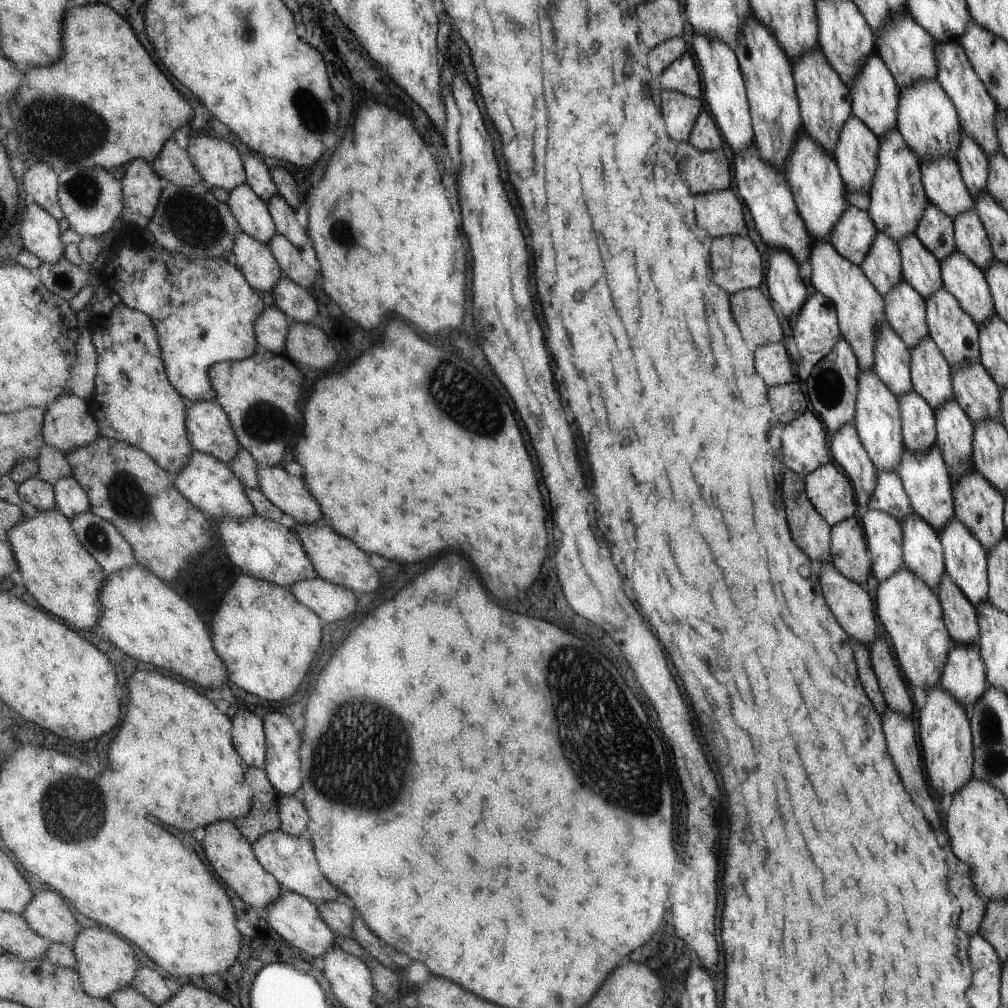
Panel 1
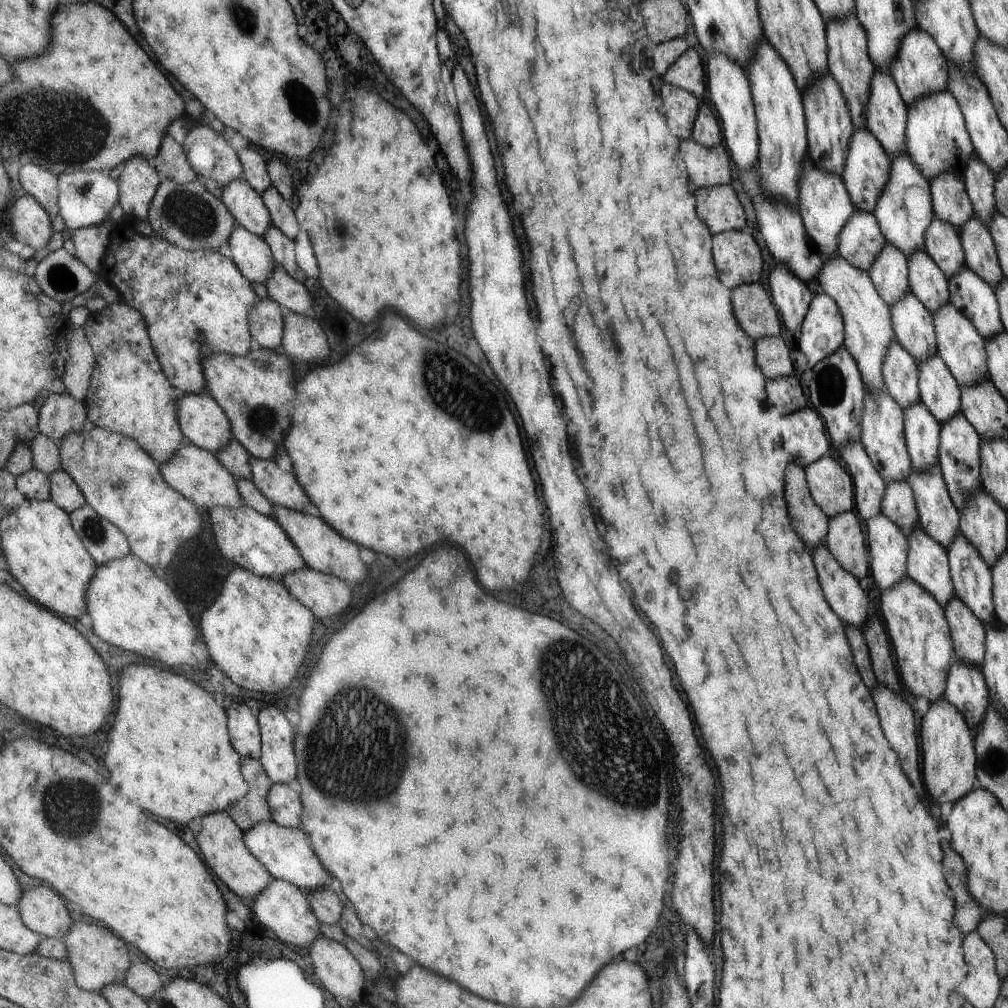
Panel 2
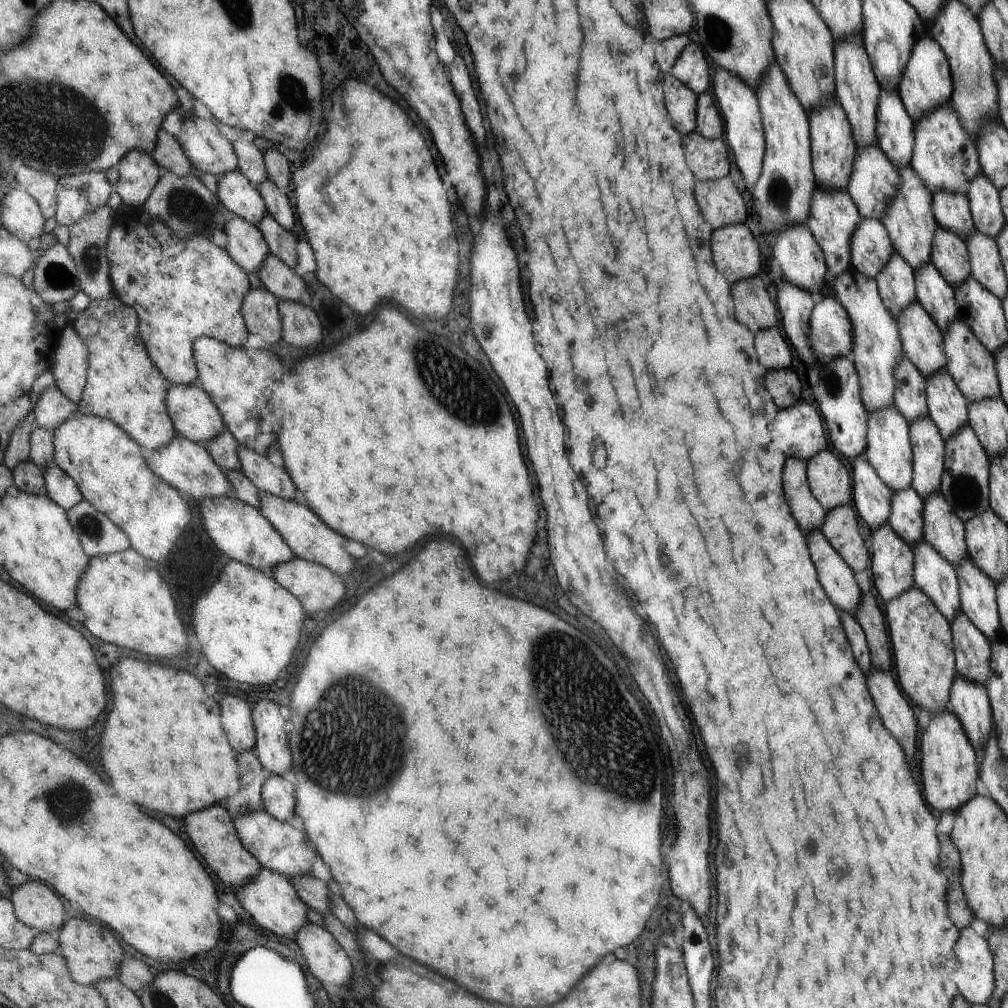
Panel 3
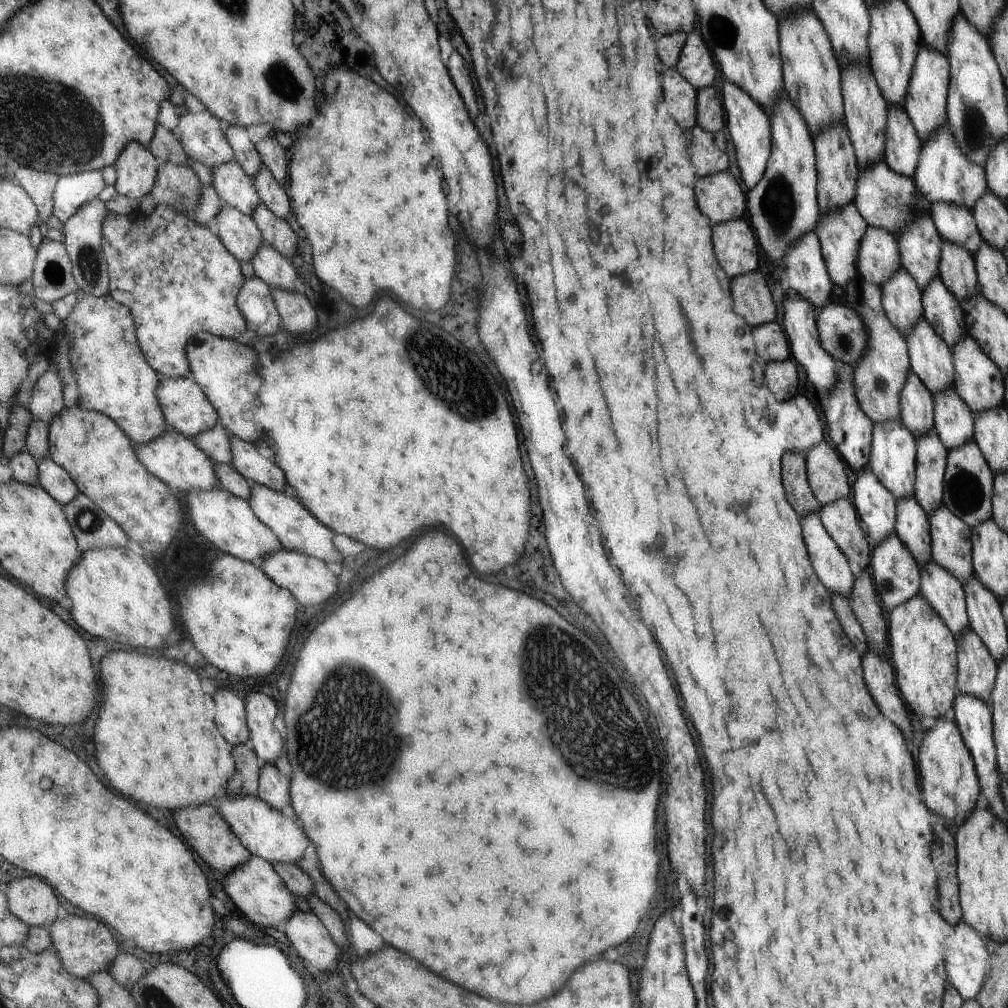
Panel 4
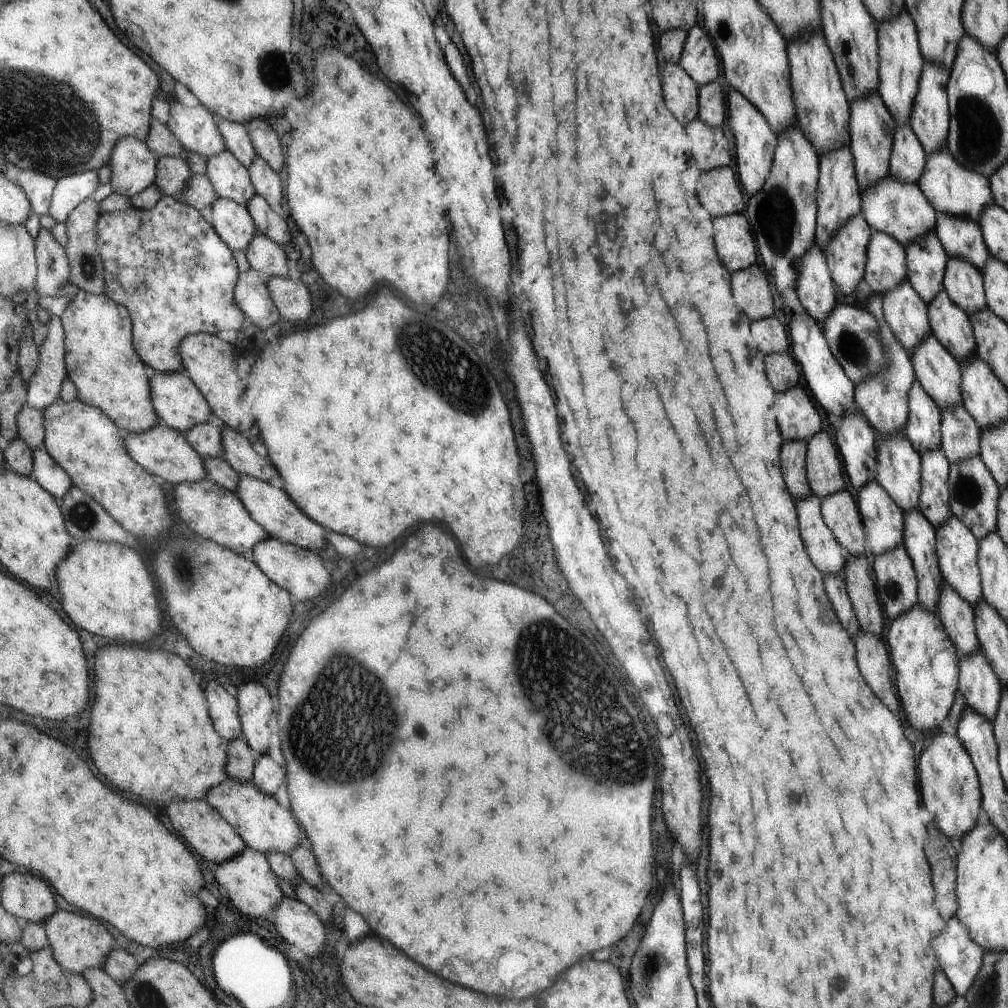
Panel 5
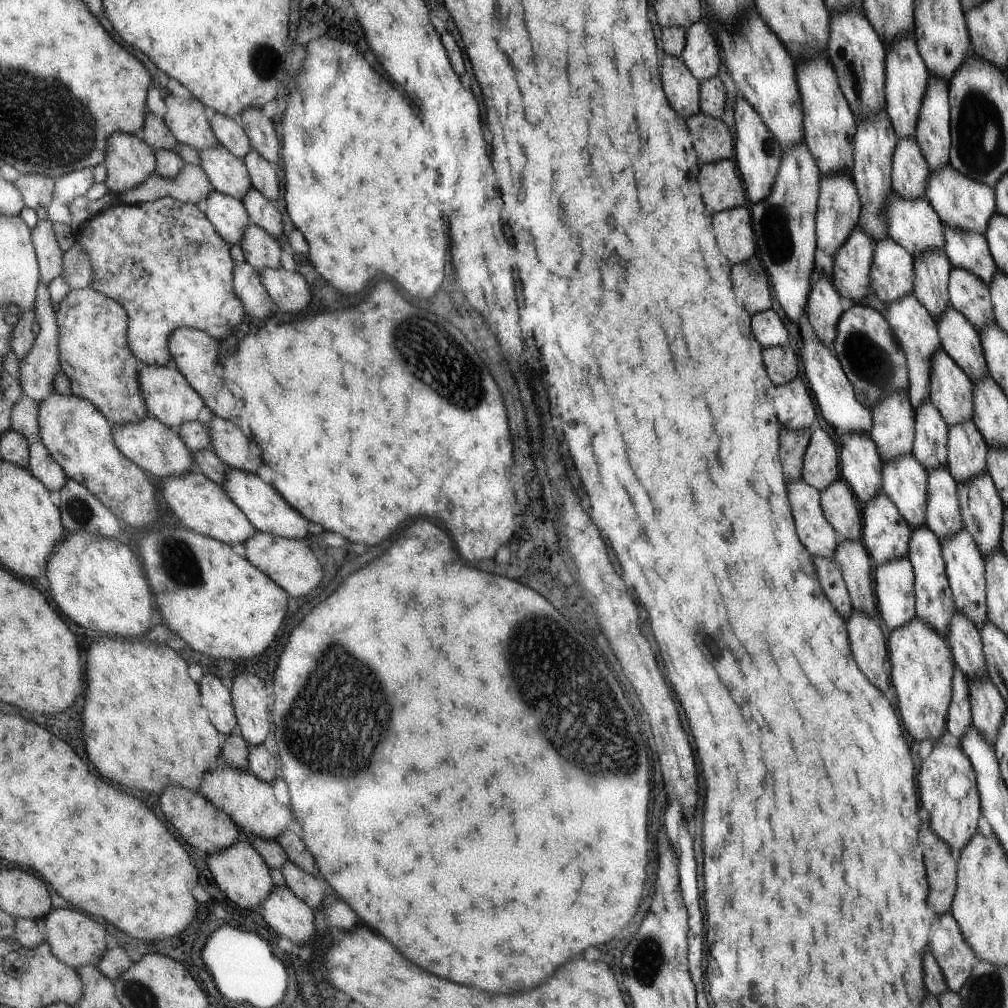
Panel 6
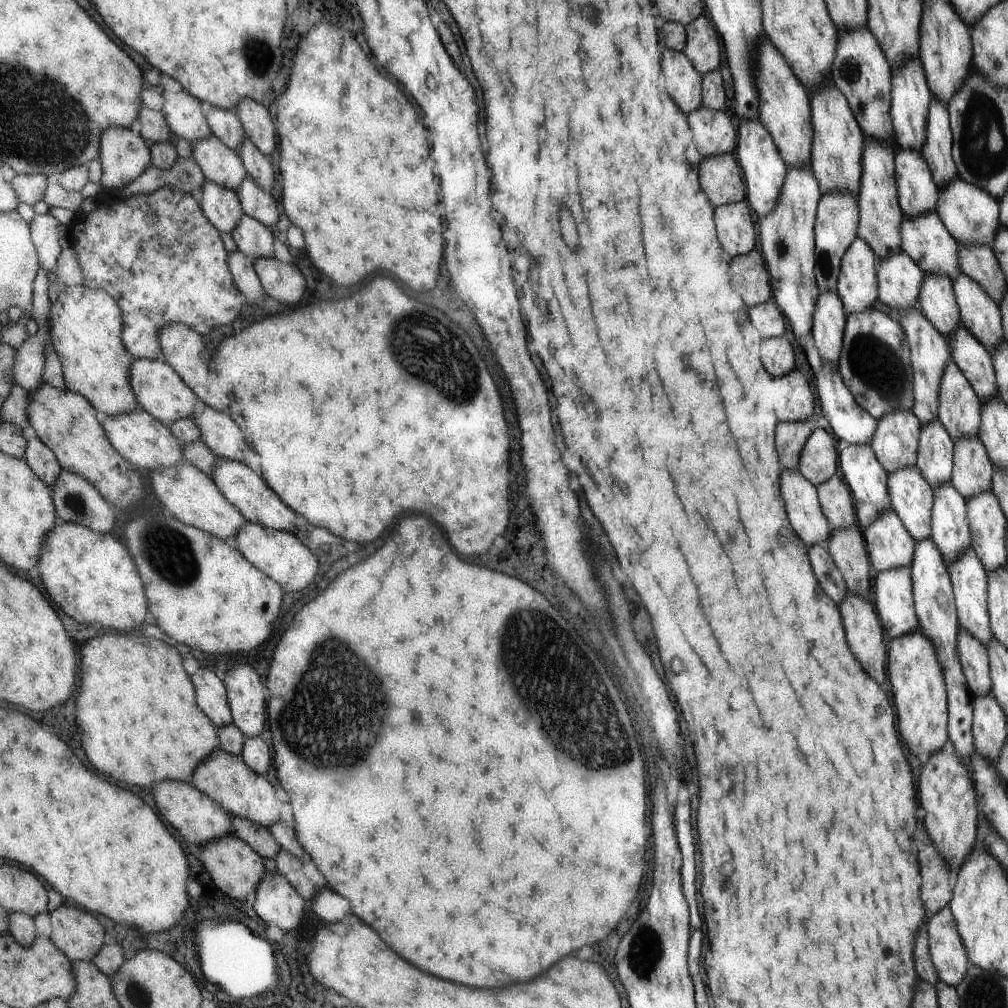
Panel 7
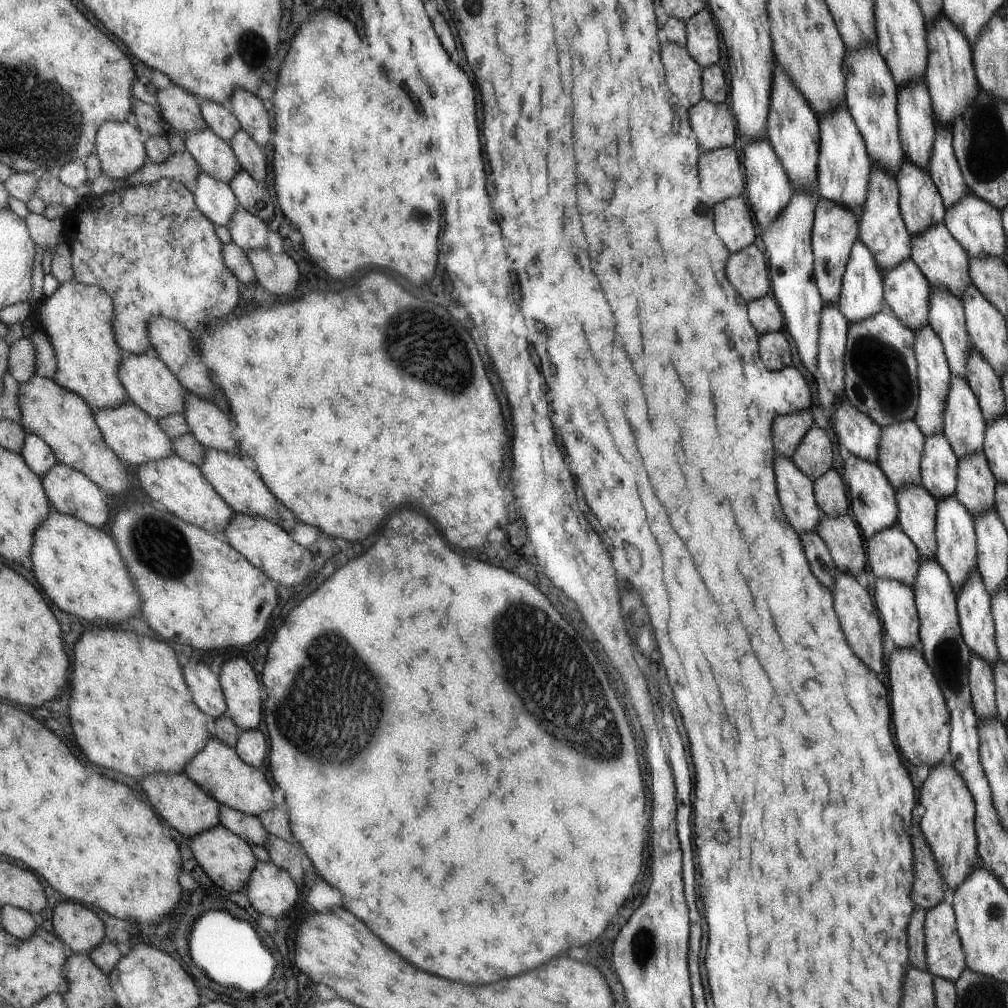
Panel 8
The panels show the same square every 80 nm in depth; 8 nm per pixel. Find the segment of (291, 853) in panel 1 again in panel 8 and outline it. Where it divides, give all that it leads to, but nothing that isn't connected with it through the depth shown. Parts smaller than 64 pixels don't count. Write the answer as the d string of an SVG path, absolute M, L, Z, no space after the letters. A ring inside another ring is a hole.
M210 736L209 741L194 757L186 762L182 770L192 781L198 783L218 802L219 805L227 805L229 808L256 816L257 813L273 810L271 804L271 788L265 782L259 769L251 768L238 757L237 751L220 741L215 736Z

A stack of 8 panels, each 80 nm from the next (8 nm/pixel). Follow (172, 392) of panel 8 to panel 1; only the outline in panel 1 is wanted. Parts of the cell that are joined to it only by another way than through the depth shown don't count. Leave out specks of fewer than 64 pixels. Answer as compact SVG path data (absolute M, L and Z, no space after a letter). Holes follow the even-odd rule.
M215 400L191 401L186 403L186 435L190 445L196 451L213 455L221 462L228 464L239 448L238 439L235 438L234 429L230 425L226 411Z

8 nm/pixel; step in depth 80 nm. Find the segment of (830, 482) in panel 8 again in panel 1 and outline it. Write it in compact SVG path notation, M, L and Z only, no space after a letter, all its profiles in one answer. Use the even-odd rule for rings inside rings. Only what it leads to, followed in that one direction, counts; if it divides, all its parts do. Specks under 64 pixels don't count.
M854 515L832 526L830 555L833 566L844 577L859 584L867 580L871 559Z

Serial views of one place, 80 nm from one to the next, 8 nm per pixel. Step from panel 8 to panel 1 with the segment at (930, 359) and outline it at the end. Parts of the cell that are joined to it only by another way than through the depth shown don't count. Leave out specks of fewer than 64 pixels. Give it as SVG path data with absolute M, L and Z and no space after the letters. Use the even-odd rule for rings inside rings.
M875 229L875 238L860 265L880 295L884 295L903 278L899 246L885 233Z

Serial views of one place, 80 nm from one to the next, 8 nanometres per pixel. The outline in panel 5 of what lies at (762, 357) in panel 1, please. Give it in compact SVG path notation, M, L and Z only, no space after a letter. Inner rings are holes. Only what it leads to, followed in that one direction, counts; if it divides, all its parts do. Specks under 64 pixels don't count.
M773 316L753 320L751 330L755 330L755 334L751 336L755 336L755 344L759 346L759 350L763 350L763 354L788 352L787 332Z

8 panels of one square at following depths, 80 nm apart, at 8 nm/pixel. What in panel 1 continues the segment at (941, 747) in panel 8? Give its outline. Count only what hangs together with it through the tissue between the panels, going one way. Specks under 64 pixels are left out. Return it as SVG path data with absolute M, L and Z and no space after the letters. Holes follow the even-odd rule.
M903 565L885 581L878 583L875 614L878 614L879 622L891 640L891 648L907 683L918 695L924 690L940 686L952 640L942 617L941 602L937 594Z

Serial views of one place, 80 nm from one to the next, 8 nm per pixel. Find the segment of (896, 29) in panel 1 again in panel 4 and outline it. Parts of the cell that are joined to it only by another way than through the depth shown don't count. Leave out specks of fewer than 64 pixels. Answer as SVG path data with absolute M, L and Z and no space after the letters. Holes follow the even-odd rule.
M921 44L918 55L914 59L914 67L910 70L909 89L906 91L903 111L909 116L915 131L921 140L927 138L927 134L934 134L943 122L947 121L946 98L950 88L949 60L945 54L934 47Z

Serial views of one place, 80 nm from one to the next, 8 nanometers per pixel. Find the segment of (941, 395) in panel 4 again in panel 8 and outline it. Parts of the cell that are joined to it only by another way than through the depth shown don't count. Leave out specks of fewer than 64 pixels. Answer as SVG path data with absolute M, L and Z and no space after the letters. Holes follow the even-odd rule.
M982 450L974 455L958 459L957 484L954 497L969 514L980 515L994 506L994 475Z

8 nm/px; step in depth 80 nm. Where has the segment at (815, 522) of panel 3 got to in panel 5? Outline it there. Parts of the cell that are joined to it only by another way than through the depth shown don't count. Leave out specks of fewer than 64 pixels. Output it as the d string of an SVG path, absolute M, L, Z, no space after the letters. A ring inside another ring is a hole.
M787 440L783 442L783 478L787 478L787 486L791 486L791 494L795 494L795 502L806 499L810 494L810 484L806 478L806 442L803 440Z

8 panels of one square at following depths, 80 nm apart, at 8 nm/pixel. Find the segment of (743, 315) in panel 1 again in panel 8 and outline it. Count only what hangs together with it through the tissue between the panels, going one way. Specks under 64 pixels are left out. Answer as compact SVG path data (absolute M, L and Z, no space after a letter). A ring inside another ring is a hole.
M751 243L739 252L731 254L731 262L727 262L727 278L743 298L755 300L769 292L767 265L760 248Z

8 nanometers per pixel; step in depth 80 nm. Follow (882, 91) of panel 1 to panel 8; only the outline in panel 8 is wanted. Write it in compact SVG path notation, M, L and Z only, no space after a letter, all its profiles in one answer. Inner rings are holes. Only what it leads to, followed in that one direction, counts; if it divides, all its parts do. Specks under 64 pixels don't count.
M903 160L896 174L898 207L909 235L920 235L927 227L941 223L945 206L929 171Z

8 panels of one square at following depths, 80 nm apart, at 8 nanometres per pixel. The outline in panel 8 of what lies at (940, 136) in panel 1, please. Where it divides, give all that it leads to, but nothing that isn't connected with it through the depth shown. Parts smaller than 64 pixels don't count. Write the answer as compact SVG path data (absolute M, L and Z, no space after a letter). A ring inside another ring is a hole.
M969 190L953 206L945 208L942 223L969 257L1001 257L1006 253L1007 240L1002 227L1001 212Z

